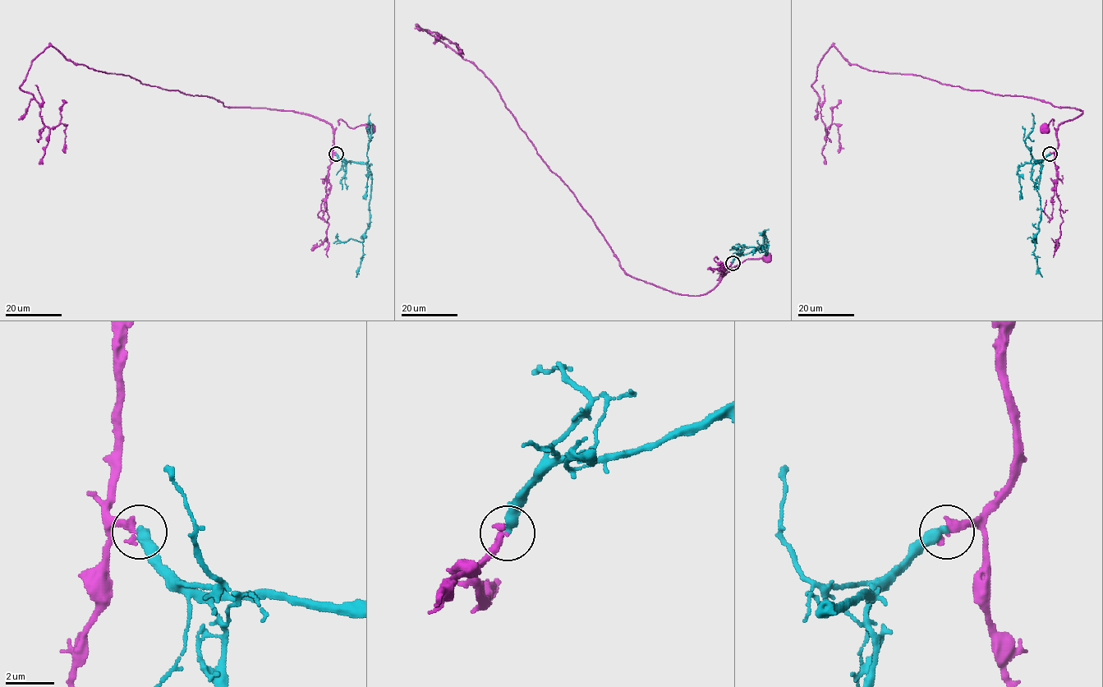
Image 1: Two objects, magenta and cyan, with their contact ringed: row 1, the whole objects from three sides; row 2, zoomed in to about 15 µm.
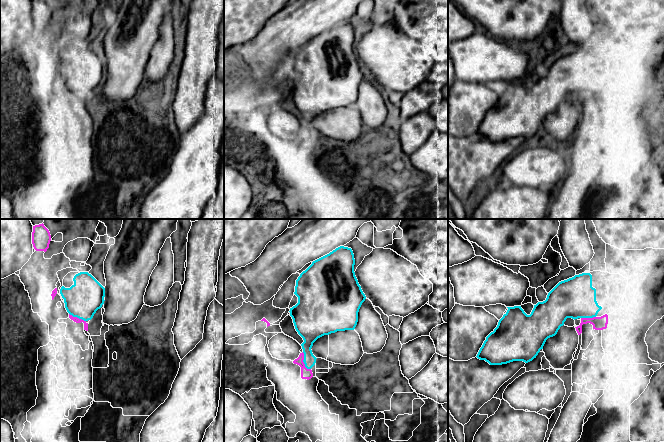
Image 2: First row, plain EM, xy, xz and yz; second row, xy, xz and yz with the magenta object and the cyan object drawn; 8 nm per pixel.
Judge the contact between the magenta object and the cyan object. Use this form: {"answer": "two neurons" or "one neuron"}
{"answer": "one neuron"}

